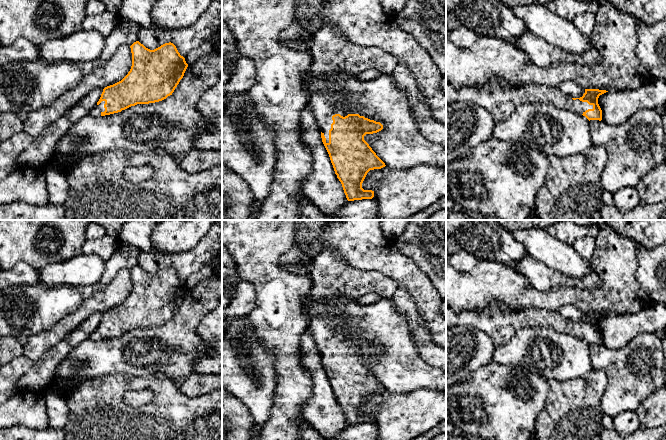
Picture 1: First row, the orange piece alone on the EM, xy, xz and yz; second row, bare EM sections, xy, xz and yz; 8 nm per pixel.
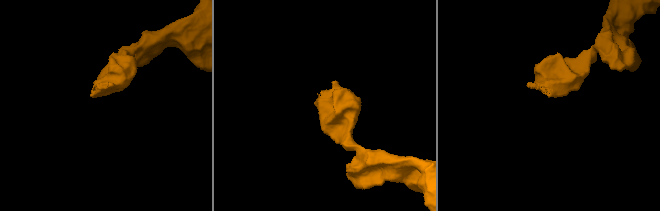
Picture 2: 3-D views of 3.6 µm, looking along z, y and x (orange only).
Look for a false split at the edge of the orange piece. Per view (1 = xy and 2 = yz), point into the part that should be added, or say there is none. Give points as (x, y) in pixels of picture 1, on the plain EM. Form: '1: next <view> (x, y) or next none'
1: next xy (96, 335)
2: next yz (501, 325)

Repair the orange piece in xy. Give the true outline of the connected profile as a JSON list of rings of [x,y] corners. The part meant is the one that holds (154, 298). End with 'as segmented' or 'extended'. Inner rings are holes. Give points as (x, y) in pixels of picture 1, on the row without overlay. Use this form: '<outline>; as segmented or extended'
[[[136,265],[130,272],[130,295],[121,305],[103,313],[91,339],[105,340],[137,328],[162,325],[172,319],[188,291],[171,266],[150,274]]]; extended

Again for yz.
[[[446,304],[446,328],[456,325],[467,325],[484,331],[495,347],[508,342],[515,333],[524,327],[544,327],[556,332],[563,332],[590,344],[602,344],[602,334],[598,328],[600,319],[606,314],[585,313],[580,322],[571,322],[559,312],[544,309],[520,309],[512,312],[509,308],[502,310],[498,304],[478,311],[455,311]]]; extended

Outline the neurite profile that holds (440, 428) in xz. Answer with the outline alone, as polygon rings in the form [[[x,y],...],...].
[[[446,420],[440,421],[432,429],[418,435],[412,440],[431,440],[437,435],[446,434]]]

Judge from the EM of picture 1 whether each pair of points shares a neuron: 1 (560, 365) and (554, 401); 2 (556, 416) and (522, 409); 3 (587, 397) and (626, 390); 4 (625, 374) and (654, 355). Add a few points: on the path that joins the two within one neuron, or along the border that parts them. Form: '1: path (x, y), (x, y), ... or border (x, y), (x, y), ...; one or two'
1: border (580, 376), (568, 380), (547, 380); two
2: border (548, 391), (546, 405), (537, 417), (535, 429); two
3: border (603, 370), (607, 384), (600, 400), (602, 413); two
4: path (632, 372), (647, 357); one

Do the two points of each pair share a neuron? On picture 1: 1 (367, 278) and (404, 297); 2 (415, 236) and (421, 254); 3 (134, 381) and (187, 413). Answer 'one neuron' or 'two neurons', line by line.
1: two neurons
2: one neuron
3: one neuron

